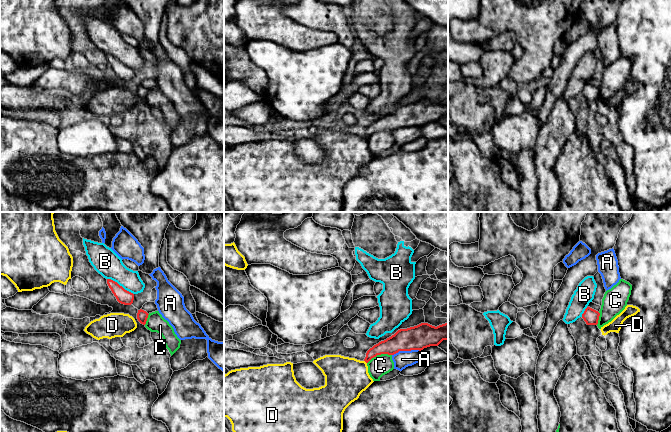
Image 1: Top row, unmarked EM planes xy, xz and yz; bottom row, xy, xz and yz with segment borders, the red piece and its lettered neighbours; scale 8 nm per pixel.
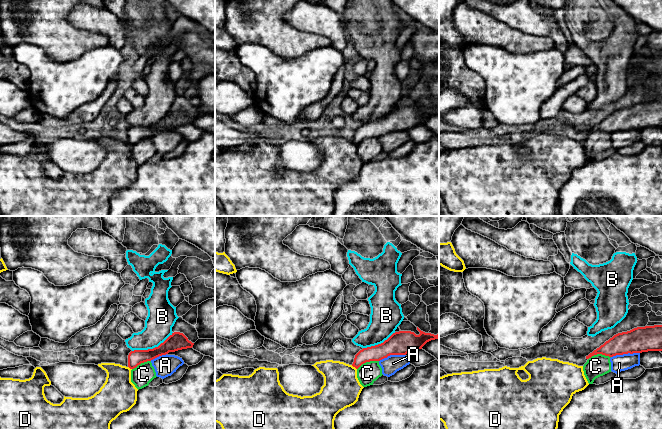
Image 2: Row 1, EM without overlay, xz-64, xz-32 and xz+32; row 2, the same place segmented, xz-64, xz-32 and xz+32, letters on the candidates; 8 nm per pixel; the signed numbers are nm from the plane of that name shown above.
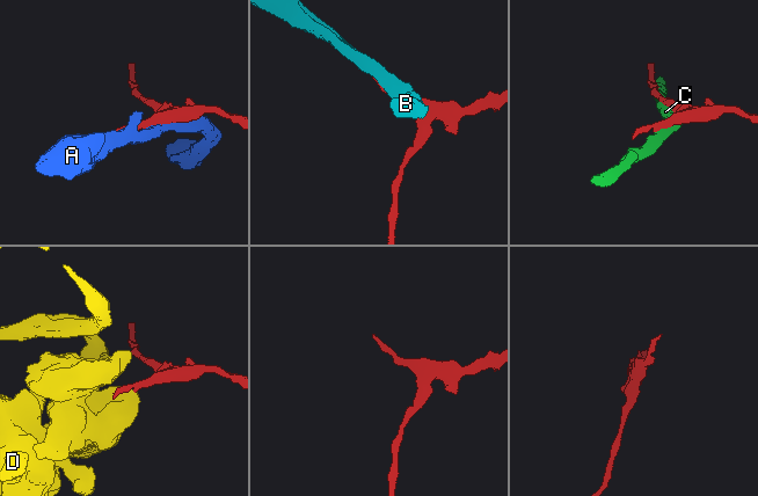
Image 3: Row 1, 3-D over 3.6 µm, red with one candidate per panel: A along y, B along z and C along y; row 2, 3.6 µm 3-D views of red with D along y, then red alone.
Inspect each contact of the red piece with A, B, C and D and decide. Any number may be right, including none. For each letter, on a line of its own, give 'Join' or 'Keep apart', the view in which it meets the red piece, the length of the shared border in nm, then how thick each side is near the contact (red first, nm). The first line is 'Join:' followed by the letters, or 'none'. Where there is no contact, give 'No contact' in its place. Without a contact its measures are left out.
Join: none
A: Keep apart. Touches red in xz. Shared border 220 nm. Thickness 200 nm (red) against 140 nm
B: Keep apart. Touches red in xy. Shared border 260 nm. Thickness 120 nm (red) against 220 nm
C: Keep apart. Touches red in xz. Shared border 220 nm. Thickness 180 nm (red) against 160 nm
D: Keep apart. Touches red in xz. Shared border 40 nm. Thickness 140 nm (red) against 340 nm

